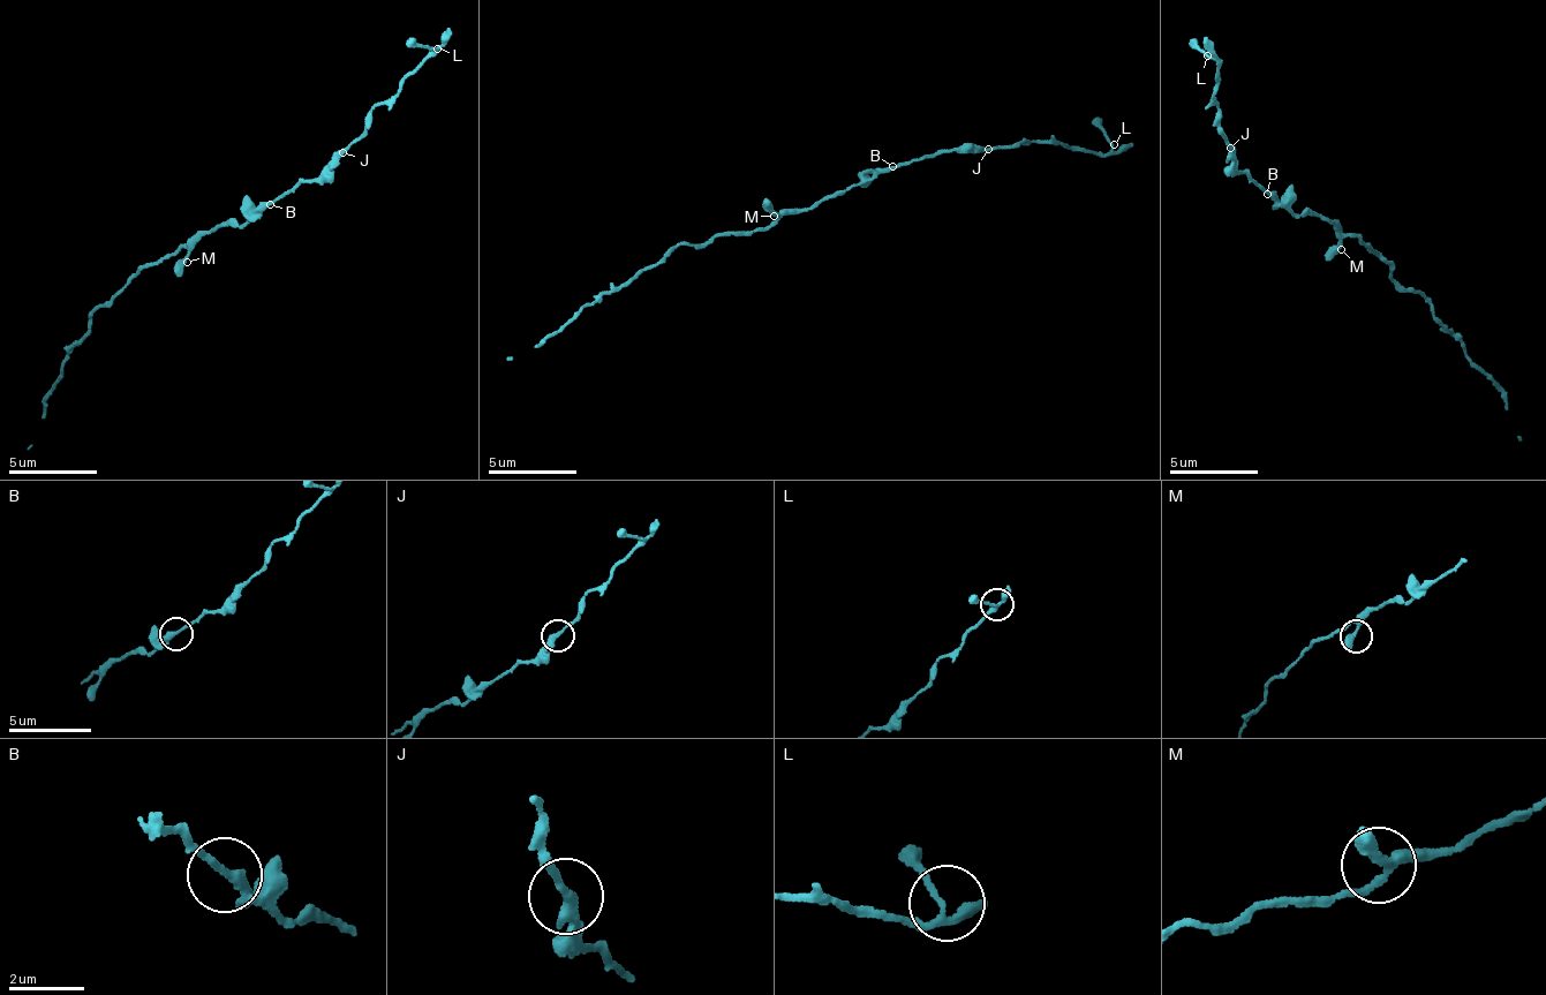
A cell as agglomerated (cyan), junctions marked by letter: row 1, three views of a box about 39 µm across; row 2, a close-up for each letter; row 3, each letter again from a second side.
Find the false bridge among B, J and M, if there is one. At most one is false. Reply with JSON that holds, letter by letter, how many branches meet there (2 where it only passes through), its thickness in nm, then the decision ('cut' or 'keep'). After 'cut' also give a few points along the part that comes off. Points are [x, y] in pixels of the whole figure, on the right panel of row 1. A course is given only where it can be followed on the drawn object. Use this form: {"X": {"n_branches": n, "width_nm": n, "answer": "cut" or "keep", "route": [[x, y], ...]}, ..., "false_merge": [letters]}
{"B": {"n_branches": 2, "width_nm": 240, "answer": "keep"}, "J": {"n_branches": 2, "width_nm": 280, "answer": "keep"}, "M": {"n_branches": 2, "width_nm": 320, "answer": "keep"}, "false_merge": []}

